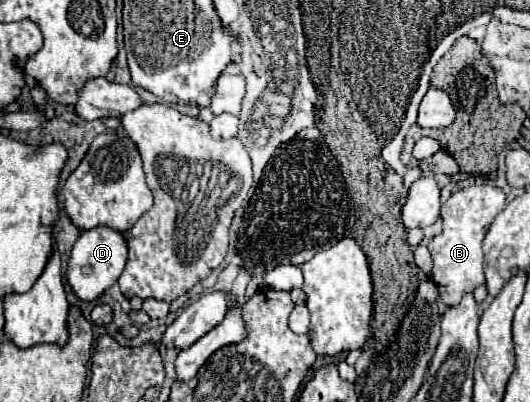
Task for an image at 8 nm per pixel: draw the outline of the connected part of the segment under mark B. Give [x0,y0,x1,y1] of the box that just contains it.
[428,184,506,306]

